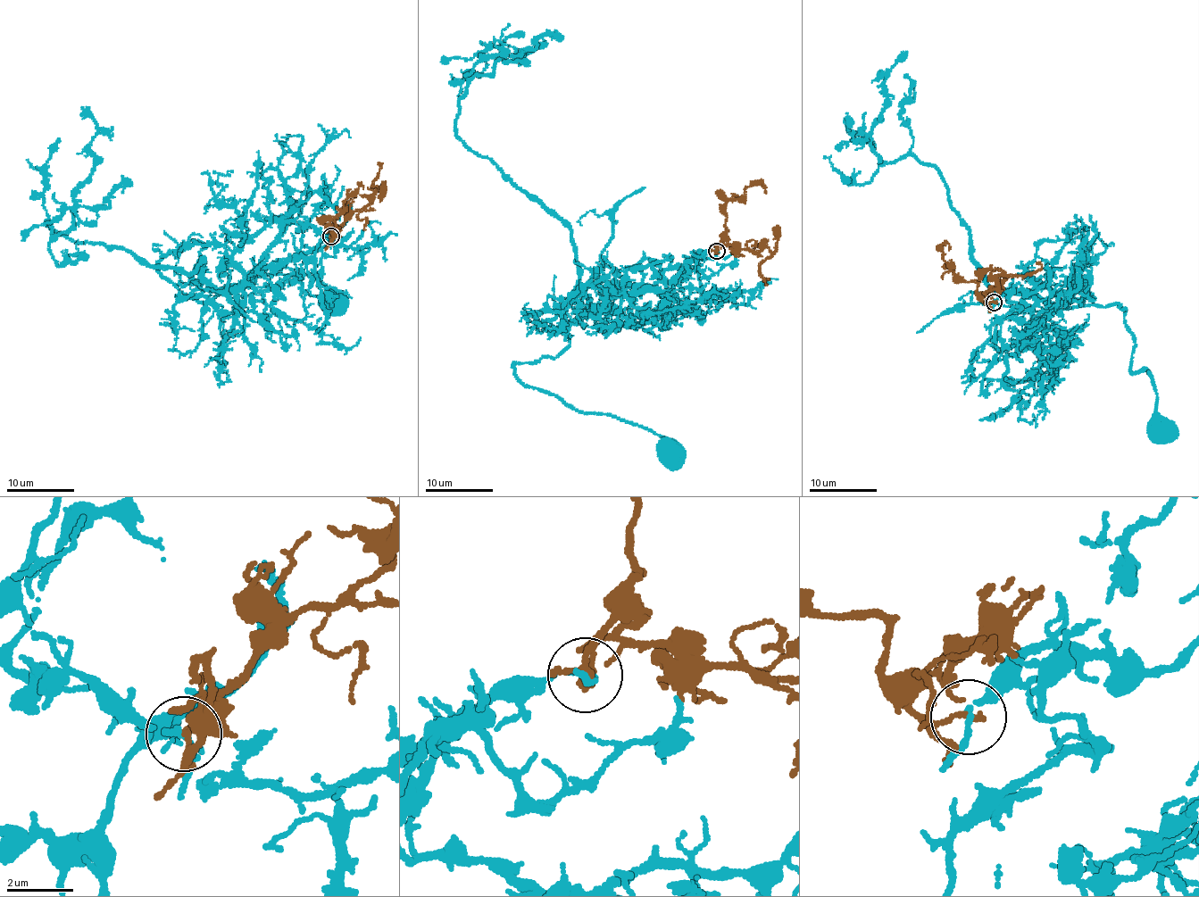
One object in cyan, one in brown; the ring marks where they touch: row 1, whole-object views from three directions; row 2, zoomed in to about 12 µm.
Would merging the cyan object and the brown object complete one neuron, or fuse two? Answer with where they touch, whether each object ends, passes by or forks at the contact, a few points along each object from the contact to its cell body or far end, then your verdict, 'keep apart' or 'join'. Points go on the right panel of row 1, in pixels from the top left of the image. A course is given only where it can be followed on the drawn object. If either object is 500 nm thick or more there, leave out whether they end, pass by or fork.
(994, 302) | cyan passes by | brown ends | cyan via (993, 302), (1006, 289), (1037, 288), (1030, 332), (1061, 309), (1125, 307), (1131, 372), (1150, 373), (1165, 431) | brown via (993, 302), (988, 303), (982, 296), (998, 287), (999, 275), (1030, 275), (1042, 268), (1036, 263) | keep apart

